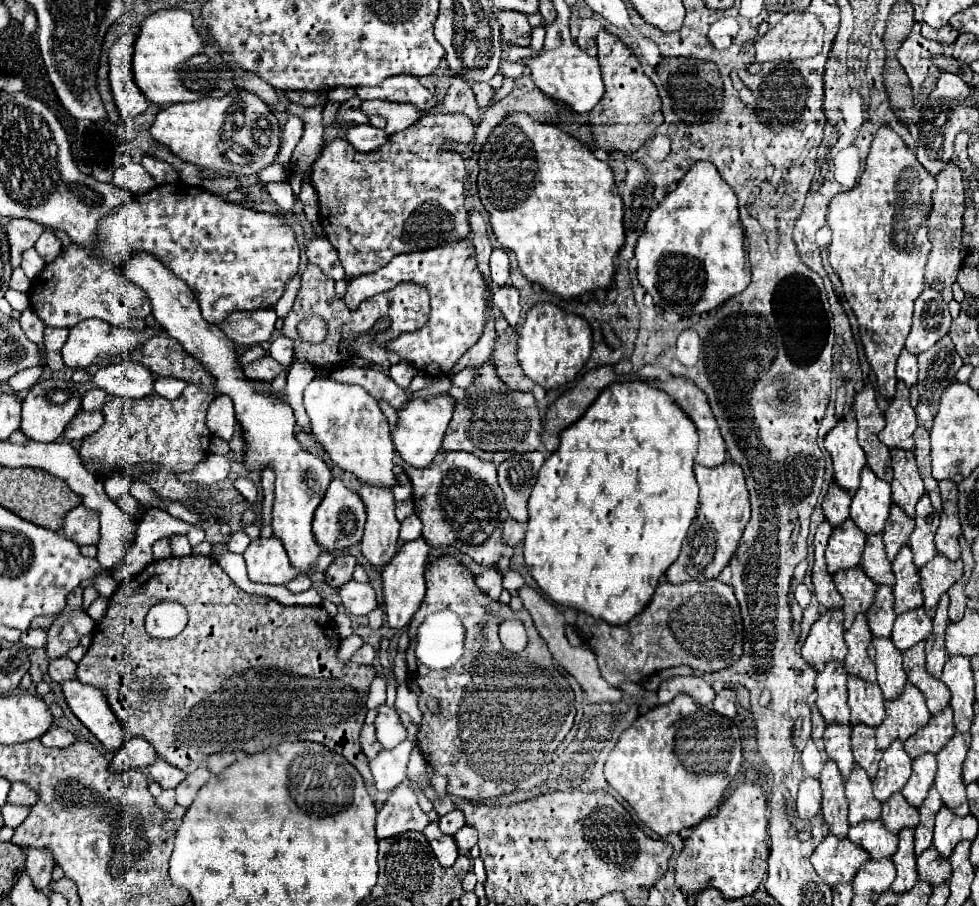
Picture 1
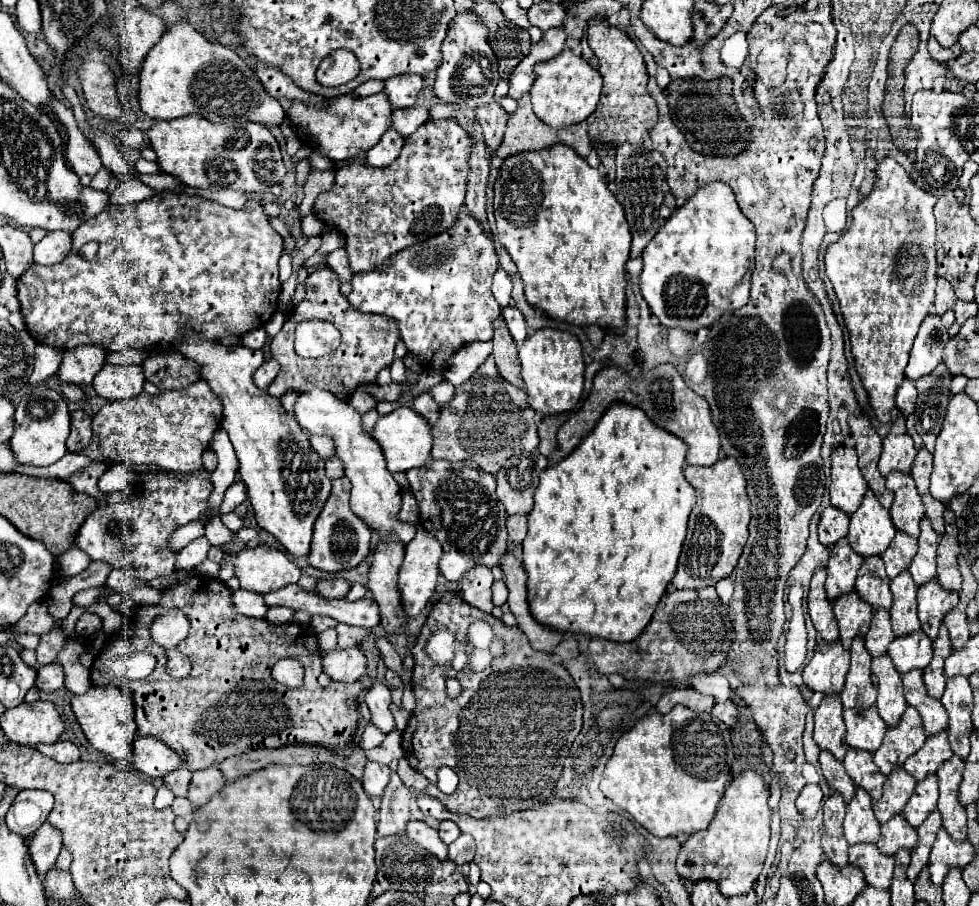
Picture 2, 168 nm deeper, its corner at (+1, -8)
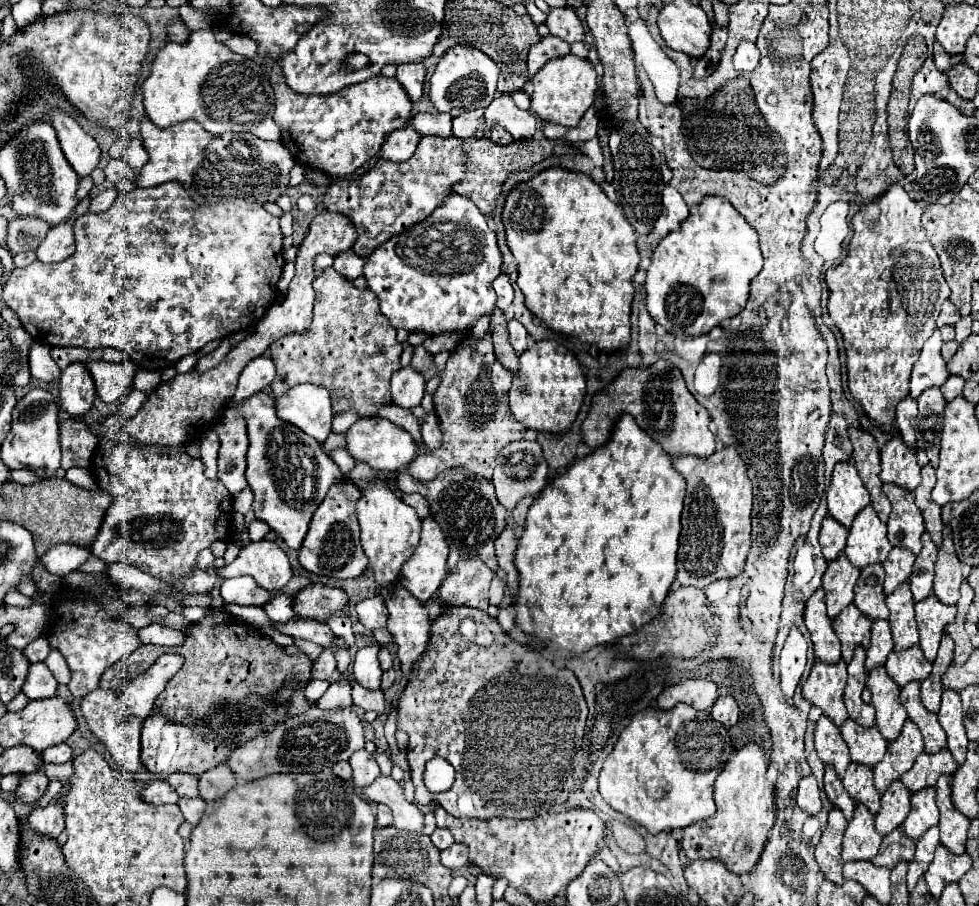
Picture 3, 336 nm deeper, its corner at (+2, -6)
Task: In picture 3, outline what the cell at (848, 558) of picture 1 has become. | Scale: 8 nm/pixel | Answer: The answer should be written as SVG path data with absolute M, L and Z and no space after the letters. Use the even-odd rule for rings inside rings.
M839 554L837 560L827 564L827 572L823 576L825 604L829 618L835 618L845 606L853 602L853 586L859 578L859 568L855 568L845 554Z

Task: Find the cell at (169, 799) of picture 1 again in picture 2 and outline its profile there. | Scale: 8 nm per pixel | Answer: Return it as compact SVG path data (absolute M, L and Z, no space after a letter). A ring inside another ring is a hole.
M174 798L174 802L172 802L172 810L174 810L176 816L188 818L188 816L192 816L192 812L198 810L198 808L194 808L194 804L190 804L188 798Z

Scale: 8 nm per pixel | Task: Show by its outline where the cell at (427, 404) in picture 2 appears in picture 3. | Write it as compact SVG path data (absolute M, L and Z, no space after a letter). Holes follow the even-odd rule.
M429 412L423 416L421 422L421 436L427 448L437 448L441 444L441 430L439 430L439 420L435 412Z

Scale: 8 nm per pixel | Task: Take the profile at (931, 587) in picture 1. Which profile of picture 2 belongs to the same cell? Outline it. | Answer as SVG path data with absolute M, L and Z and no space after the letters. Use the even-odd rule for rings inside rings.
M936 580L918 588L918 618L920 618L922 630L930 640L936 640L942 618L956 604L958 604L958 592L948 592L940 588Z

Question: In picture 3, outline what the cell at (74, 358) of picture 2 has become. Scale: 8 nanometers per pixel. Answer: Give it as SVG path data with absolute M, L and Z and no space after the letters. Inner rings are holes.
M73 362L63 370L59 396L59 406L73 418L81 418L85 412L89 412L95 400L95 382L85 362Z

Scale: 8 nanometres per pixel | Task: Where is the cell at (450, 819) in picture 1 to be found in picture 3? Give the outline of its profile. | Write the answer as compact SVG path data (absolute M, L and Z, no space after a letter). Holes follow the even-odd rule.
M437 828L437 830L431 834L431 840L435 842L435 846L437 846L439 850L445 850L445 848L449 848L449 846L455 842L453 834L451 834L447 828Z

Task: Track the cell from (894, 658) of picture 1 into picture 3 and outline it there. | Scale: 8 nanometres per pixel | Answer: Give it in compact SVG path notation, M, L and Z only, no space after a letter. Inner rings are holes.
M877 666L867 676L867 686L873 694L871 704L877 712L877 728L885 740L895 740L907 720L907 710L899 700L899 686L887 674L885 666Z

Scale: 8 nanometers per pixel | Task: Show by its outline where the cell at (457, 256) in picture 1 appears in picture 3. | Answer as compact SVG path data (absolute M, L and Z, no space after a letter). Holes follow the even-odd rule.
M453 194L443 206L439 206L439 208L435 210L435 214L431 214L431 218L427 218L427 222L419 222L417 226L411 226L409 230L405 230L405 234L397 234L397 236L393 236L391 240L383 242L383 244L367 258L367 262L365 262L365 266L363 266L363 276L365 276L365 280L367 280L367 288L377 294L377 298L379 298L379 308L381 308L381 312L389 318L389 322L393 324L393 328L395 328L395 330L403 328L403 330L407 330L407 332L425 332L425 334L429 334L429 336L433 336L433 334L443 334L443 332L467 330L467 328L471 328L481 316L489 316L489 314L493 312L493 308L495 308L495 298L497 298L497 296L495 296L495 290L493 290L493 286L491 286L491 282L499 276L499 272L501 272L501 250L499 250L499 246L497 246L495 232L489 228L487 218L481 214L481 210L479 210L469 198L457 196L457 194Z

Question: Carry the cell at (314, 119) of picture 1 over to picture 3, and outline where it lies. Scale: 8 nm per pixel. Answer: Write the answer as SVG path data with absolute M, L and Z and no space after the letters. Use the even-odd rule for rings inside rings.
M211 30L191 32L187 42L165 42L155 52L151 72L141 84L147 118L169 128L185 120L197 120L211 134L253 132L263 140L281 140L281 130L273 120L273 88L267 70L259 60L231 52L215 42Z

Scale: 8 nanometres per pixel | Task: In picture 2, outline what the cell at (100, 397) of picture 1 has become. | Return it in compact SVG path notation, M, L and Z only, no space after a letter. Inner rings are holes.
M60 382L60 384L62 384L62 394L64 394L68 400L78 402L78 400L84 398L84 392L82 392L76 384L68 384L68 382Z

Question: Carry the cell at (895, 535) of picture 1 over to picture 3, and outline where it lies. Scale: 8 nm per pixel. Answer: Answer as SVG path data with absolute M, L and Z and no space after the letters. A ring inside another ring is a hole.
M891 548L887 560L883 562L885 568L885 594L891 594L893 588L901 582L907 582L913 570L915 554L905 548Z

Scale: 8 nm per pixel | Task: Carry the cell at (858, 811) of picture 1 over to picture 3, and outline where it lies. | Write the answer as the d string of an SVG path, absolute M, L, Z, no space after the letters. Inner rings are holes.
M859 802L845 830L843 860L871 860L877 854L881 840L883 836L875 830L873 814Z

